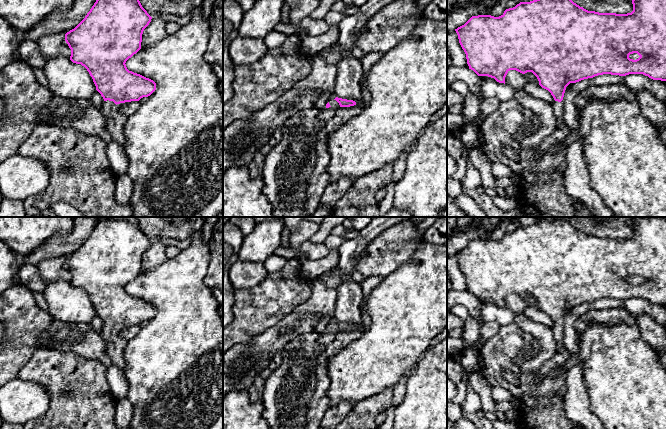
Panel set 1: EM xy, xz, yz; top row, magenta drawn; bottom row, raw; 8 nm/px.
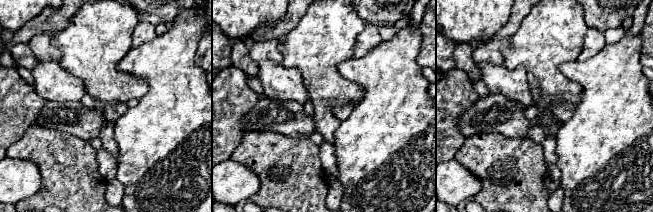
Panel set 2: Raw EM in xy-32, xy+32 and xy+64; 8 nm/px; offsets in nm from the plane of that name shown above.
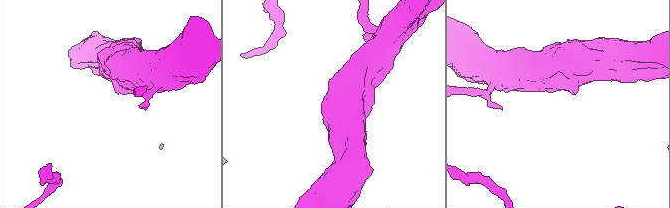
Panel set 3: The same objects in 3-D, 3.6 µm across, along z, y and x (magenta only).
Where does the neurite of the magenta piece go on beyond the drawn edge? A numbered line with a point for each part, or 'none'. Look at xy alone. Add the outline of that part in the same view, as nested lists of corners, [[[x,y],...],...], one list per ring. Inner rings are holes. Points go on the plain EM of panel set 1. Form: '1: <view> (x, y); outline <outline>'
1: xy (115, 346); outline [[[109,324],[105,325],[101,334],[107,341],[106,354],[111,358],[112,364],[124,370],[124,349],[127,346],[127,340],[120,339],[117,336],[116,328]]]

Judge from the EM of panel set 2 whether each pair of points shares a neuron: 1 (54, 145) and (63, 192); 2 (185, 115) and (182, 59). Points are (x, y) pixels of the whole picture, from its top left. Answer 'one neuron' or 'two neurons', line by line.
1: one neuron
2: one neuron

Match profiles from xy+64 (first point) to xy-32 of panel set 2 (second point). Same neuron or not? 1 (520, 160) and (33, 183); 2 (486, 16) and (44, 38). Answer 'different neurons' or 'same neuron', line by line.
1: different neurons
2: different neurons

